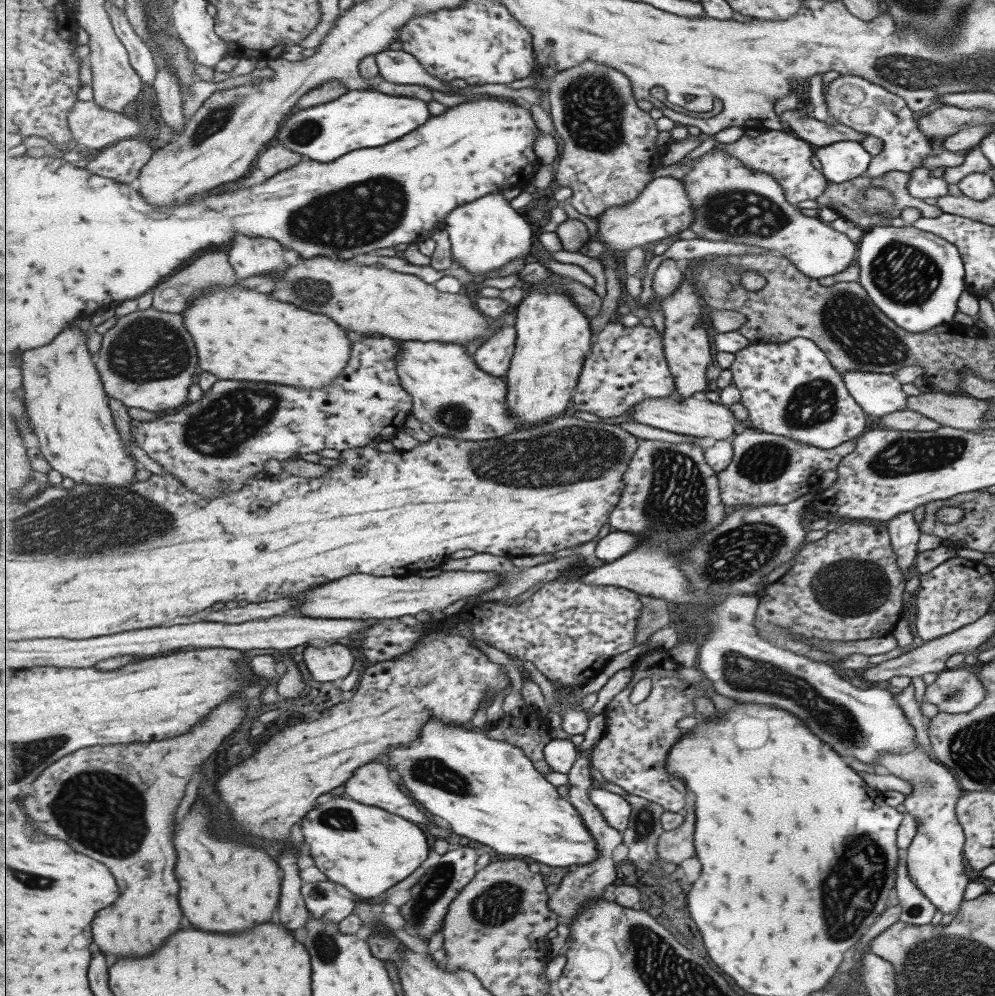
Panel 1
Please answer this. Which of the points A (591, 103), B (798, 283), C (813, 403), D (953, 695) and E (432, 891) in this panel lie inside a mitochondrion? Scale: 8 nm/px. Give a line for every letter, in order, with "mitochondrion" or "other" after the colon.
A: mitochondrion
B: other
C: mitochondrion
D: mitochondrion
E: mitochondrion

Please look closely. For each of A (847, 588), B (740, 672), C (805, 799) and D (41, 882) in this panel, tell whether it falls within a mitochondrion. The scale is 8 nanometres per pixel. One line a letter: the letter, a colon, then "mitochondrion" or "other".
A: mitochondrion
B: mitochondrion
C: other
D: mitochondrion

